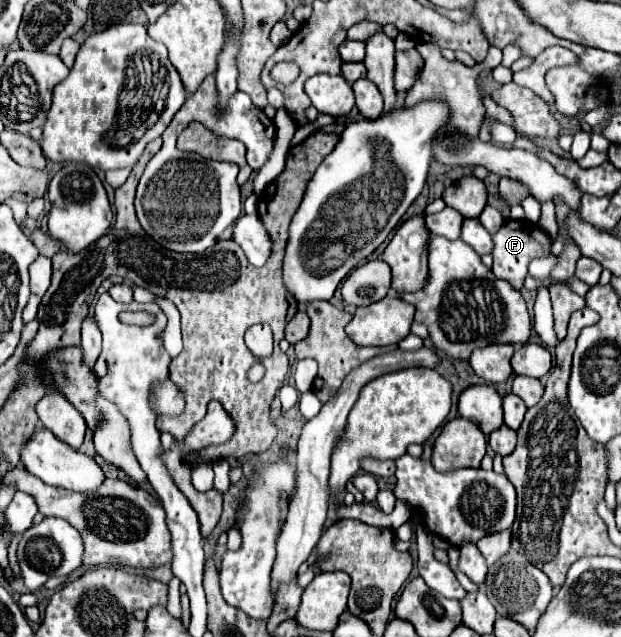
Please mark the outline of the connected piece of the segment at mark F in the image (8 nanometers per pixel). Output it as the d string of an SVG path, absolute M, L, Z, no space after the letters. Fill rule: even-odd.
M506 220L504 226L492 236L494 240L494 264L492 264L492 272L496 278L510 282L510 286L514 286L516 290L522 288L524 278L528 276L528 262L536 256L544 256L550 254L550 238L548 234L538 226L538 224L530 224L528 220L516 222L516 220Z

